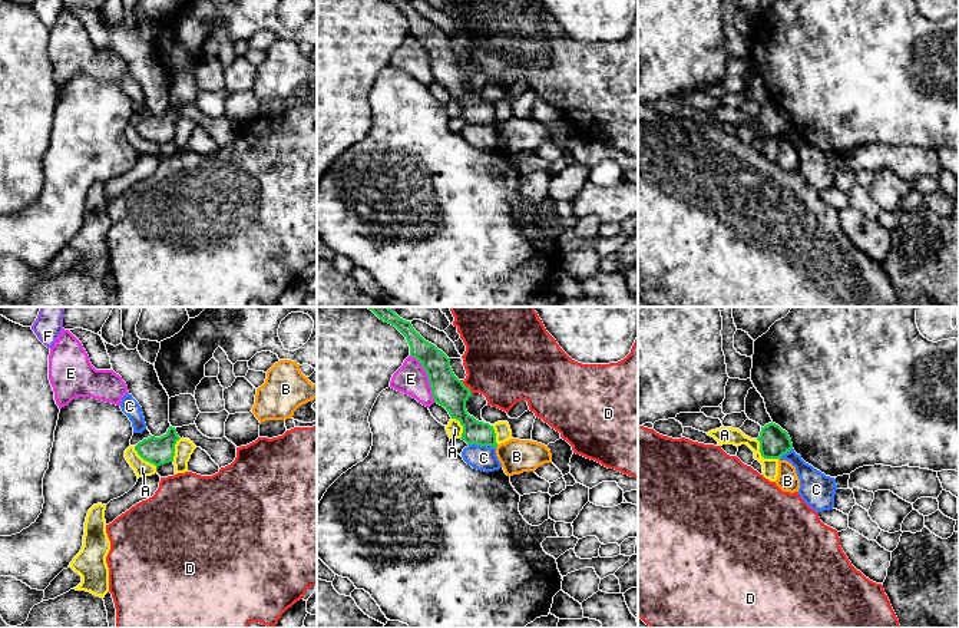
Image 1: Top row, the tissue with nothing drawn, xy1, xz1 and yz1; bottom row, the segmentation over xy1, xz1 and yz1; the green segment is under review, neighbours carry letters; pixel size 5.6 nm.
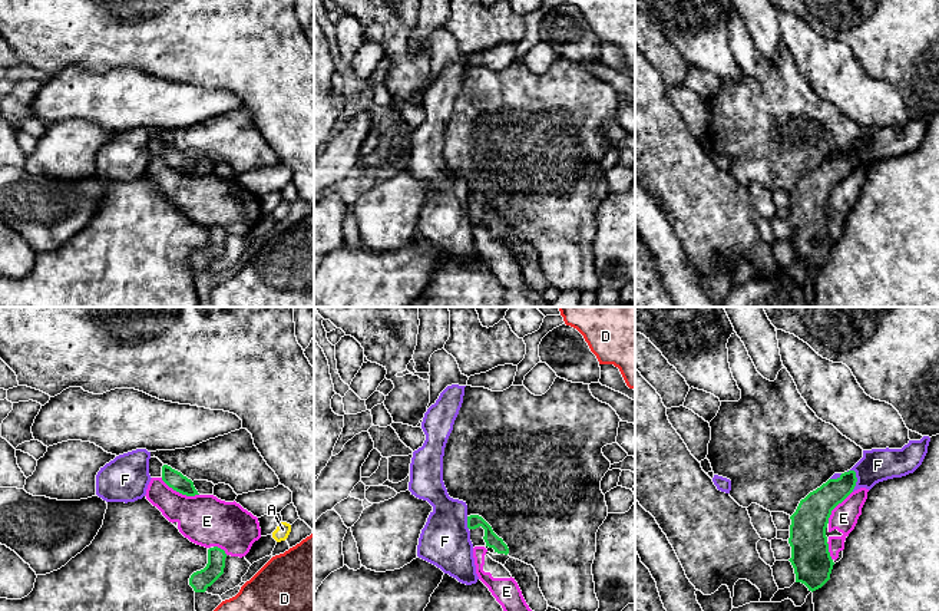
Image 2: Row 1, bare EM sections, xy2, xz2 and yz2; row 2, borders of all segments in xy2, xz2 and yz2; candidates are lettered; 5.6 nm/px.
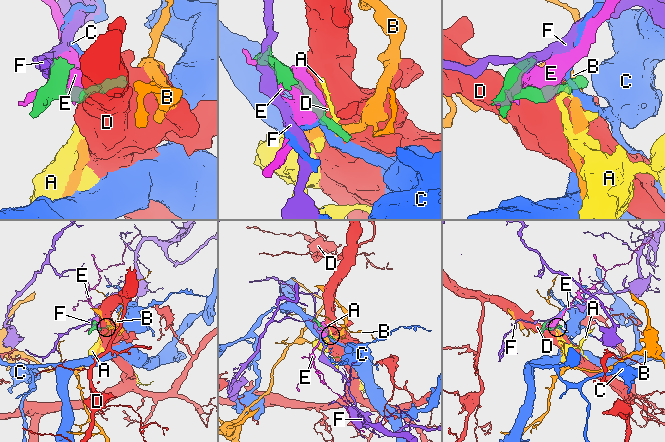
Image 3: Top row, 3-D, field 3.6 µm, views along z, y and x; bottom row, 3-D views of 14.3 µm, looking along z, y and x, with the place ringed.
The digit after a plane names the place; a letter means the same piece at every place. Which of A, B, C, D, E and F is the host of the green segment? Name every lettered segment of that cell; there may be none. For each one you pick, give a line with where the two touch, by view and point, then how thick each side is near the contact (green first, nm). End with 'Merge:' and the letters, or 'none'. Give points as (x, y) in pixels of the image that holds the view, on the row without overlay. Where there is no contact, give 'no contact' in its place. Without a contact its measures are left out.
Merge: none

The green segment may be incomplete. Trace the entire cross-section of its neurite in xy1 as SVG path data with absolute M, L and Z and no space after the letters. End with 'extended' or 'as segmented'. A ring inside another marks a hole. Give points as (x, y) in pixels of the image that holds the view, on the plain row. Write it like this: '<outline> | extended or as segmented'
M171 105L163 115L151 115L139 120L135 125L135 129L143 139L158 146L161 143L173 141L175 123L179 118L181 116L178 115L176 108Z | as segmented

